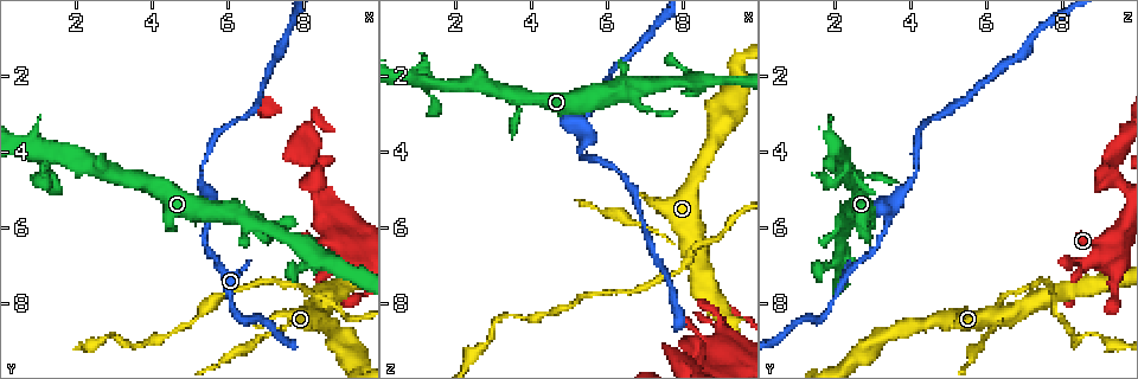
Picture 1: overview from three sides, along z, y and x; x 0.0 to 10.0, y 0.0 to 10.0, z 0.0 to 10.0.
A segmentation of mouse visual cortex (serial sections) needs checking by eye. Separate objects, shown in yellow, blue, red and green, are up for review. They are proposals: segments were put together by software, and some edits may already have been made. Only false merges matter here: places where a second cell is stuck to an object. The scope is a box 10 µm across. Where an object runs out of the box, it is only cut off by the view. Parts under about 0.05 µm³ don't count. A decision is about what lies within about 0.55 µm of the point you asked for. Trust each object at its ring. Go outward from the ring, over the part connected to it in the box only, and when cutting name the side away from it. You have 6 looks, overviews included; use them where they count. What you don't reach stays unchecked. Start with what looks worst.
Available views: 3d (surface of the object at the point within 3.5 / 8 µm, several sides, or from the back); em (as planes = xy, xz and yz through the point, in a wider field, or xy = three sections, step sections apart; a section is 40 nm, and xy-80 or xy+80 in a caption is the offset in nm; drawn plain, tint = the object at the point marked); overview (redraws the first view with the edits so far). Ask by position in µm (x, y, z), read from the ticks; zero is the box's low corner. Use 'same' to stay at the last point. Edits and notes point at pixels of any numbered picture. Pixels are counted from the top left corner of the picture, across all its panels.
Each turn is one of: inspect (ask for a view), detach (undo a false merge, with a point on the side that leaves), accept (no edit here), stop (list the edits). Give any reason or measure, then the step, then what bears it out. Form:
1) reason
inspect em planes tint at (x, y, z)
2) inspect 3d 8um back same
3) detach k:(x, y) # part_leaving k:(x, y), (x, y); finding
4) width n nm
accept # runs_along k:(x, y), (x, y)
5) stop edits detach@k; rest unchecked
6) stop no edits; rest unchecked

a fork
inspect 3d 8um at (5.40, 5.45, 3.45)

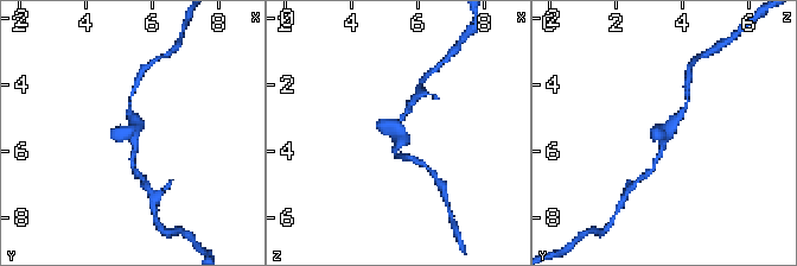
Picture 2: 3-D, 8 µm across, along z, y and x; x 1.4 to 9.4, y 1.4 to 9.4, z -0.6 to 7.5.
shape alone is not enough
inspect em xy step 2 tint same

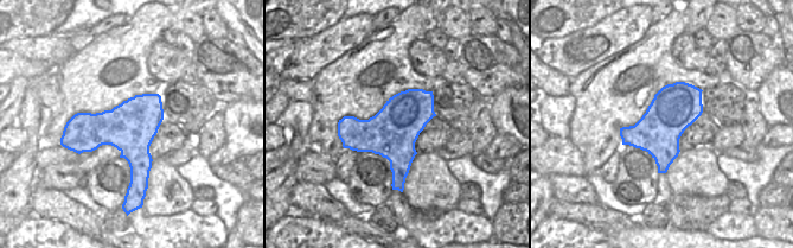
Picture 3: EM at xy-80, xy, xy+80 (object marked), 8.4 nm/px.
accept # runs_along 2:(654, 166), (665, 132), (686, 107); one cell here

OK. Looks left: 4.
looks like a crossing
inspect 3d 3.5um at (8.40, 8.10, 6.40)

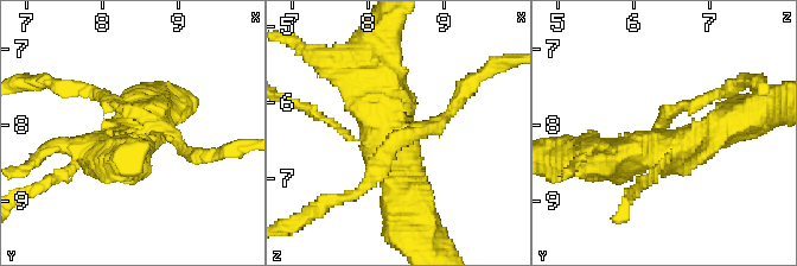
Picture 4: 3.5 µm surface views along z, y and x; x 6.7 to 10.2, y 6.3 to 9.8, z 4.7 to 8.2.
now the EM
inspect em xy step 3 plain at (8.45, 8.10, 6.35)

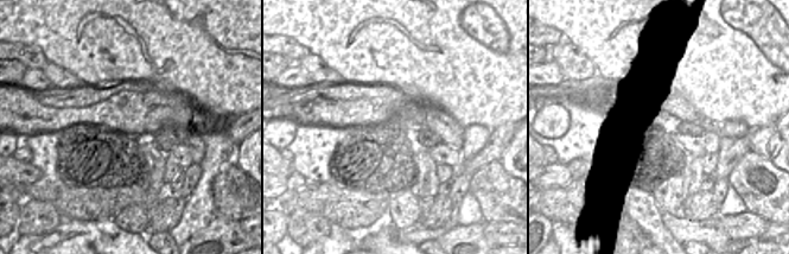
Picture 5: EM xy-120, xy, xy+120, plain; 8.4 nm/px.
inspect em xy step 3 tint same

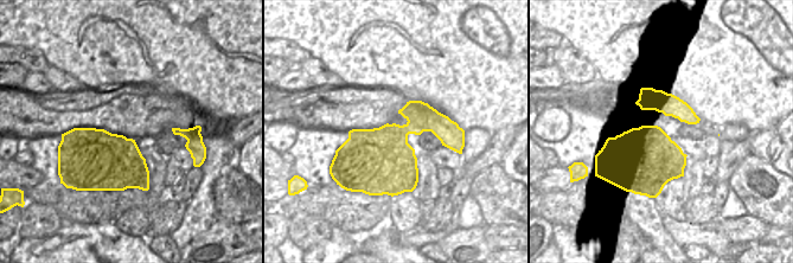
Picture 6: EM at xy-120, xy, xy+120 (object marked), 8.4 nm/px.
detach 4:(450, 113) # part_leaving 4:(660, 125), (668, 113), (729, 88); two cells meet here

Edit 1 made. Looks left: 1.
stop edits detach@4; rest unchecked

